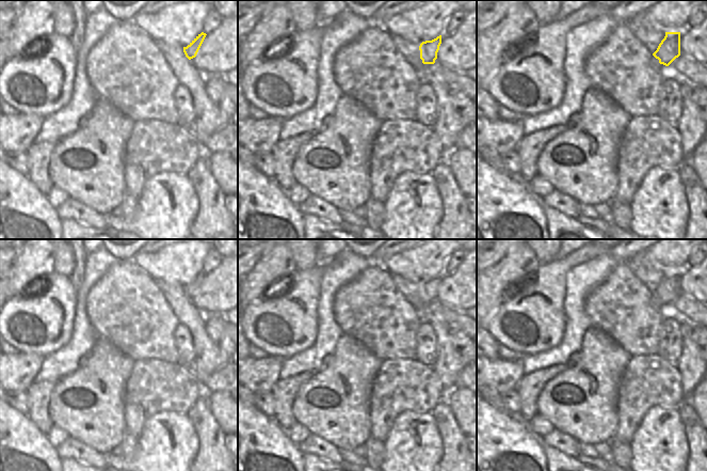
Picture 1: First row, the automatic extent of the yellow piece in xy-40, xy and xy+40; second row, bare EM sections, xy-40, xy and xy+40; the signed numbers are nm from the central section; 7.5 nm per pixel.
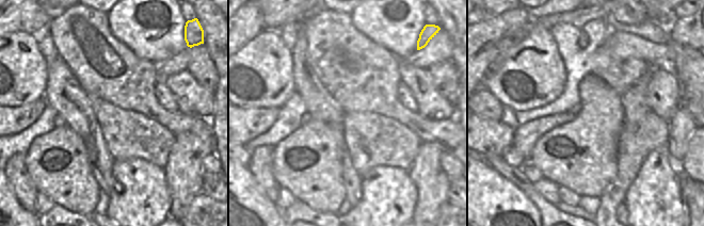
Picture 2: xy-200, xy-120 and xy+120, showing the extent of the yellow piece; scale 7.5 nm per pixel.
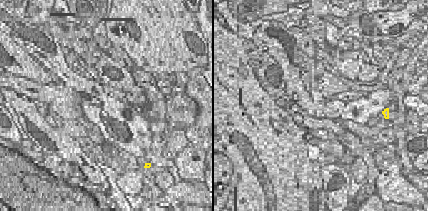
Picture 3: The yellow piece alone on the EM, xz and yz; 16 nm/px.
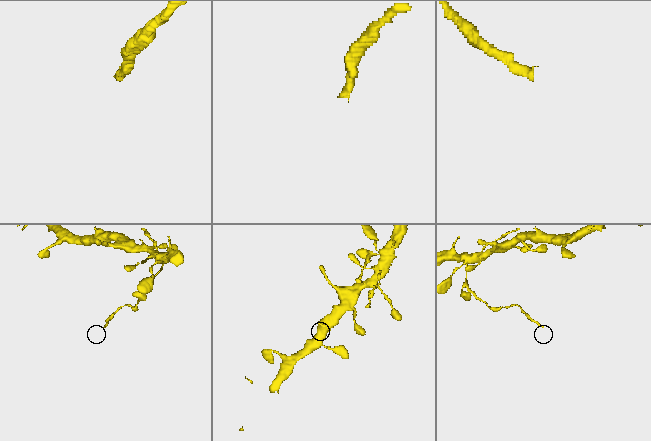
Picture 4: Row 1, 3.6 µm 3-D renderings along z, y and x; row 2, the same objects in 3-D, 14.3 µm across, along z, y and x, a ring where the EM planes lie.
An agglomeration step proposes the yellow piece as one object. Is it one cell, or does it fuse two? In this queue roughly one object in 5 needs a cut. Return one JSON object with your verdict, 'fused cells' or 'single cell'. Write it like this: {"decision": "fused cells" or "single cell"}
{"decision": "fused cells"}

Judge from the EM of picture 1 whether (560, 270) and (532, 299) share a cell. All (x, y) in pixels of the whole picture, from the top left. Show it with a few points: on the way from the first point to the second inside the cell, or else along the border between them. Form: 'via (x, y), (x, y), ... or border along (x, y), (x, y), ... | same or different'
via (552, 283), (552, 302), (545, 304) | same

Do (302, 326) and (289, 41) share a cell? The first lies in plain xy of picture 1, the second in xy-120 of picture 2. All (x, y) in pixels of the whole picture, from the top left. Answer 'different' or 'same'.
different

